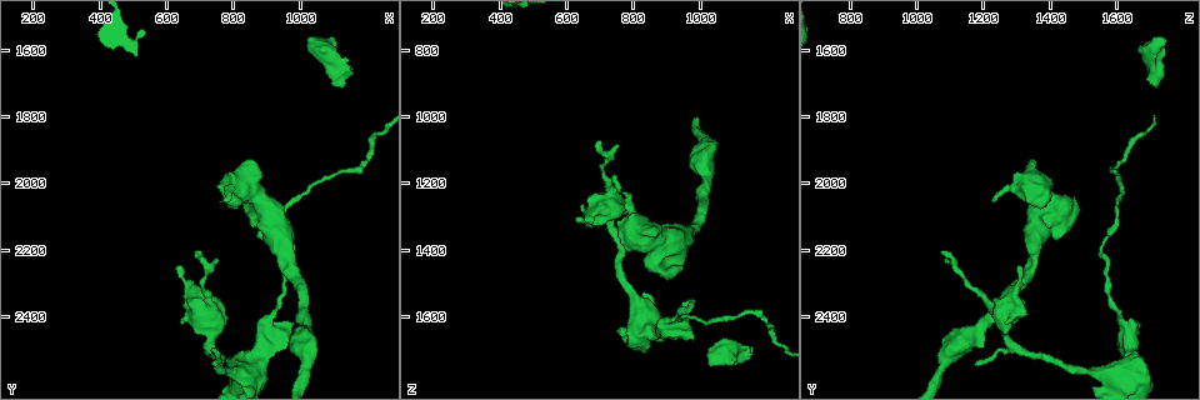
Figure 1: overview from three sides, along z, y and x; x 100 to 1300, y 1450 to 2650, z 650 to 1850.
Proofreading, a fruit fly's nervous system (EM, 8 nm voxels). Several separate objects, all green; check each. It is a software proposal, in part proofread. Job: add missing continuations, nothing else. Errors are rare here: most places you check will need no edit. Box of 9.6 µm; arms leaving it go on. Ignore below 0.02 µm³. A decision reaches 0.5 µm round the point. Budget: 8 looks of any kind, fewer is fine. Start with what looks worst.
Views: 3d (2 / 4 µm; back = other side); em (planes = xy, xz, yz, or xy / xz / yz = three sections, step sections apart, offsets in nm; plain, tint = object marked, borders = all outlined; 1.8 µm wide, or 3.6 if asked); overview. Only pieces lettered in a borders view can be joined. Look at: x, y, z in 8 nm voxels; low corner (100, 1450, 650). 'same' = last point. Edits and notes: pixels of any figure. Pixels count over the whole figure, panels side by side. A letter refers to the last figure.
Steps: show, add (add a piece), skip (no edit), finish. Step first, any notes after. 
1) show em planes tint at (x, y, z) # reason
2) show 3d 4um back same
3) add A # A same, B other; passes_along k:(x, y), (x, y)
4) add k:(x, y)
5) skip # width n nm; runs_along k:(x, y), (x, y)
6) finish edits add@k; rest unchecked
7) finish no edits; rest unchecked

show em planes tint at (1030, 1570, 1760) # an open end

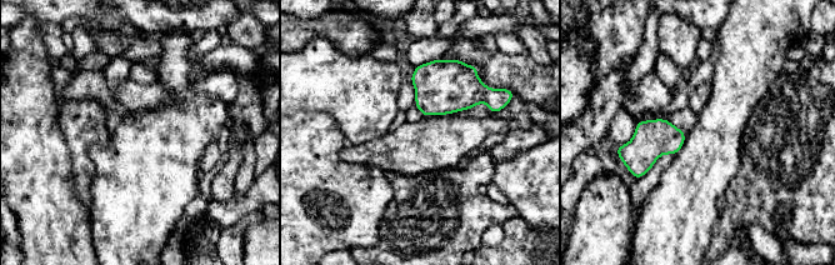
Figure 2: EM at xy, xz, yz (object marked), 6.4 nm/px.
show em planes borders same # what lies round it

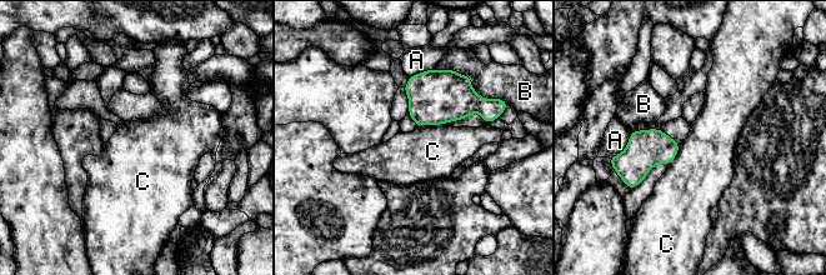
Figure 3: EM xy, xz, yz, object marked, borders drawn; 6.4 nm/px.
skip # A other, B other, C other; border 3:(445, 123), (424, 124), (417, 128); no lettered piece goes on from it

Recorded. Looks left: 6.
show em yz step 8 borders at (960, 2490, 1600) # branch stops here

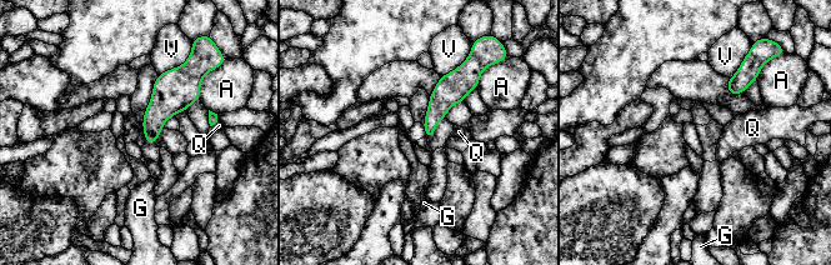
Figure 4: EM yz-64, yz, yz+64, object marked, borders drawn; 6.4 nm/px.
show em planes borders same # cut it another way

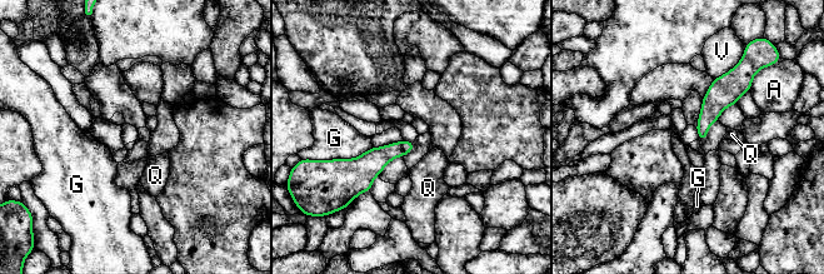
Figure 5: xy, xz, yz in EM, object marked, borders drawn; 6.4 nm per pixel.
skip # A other, G other, Q other, V other; border 5:(373, 147), (353, 158), (328, 160); none of them fits

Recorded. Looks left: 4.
show em xy step 4 plain at (690, 2200, 1080) # branch stops here

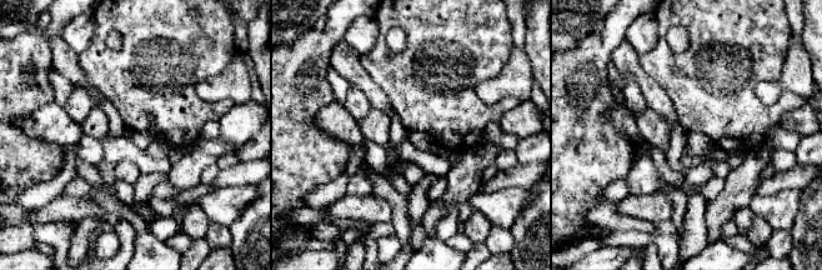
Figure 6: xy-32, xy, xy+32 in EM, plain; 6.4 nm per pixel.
show em xy step 4 borders same # what lies round it

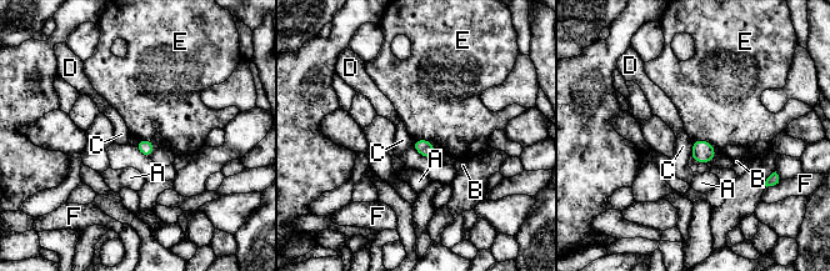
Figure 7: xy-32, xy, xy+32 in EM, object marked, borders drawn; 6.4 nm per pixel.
skip # A other, B other, C other, D other, E other, F other; border 7:(693, 139), (705, 139), (716, 152); none of them fits

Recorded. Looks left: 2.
show em planes tint at (1180, 1960, 1600) # abrupt turn

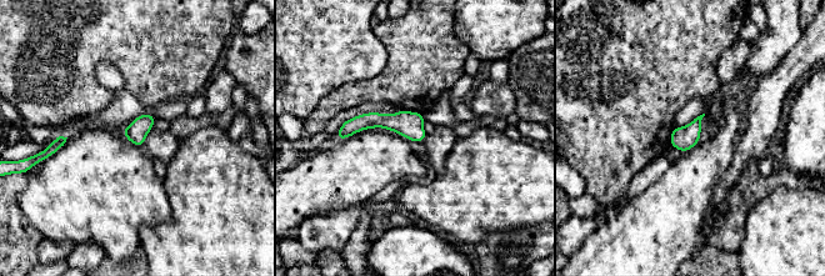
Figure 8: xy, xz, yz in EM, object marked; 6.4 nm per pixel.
show em planes borders same

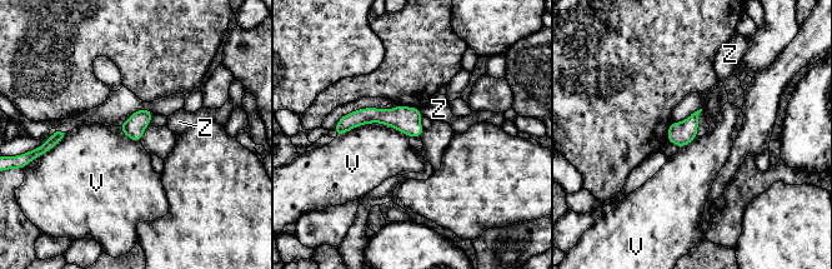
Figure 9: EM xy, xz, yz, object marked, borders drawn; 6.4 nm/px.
skip # width 140 nm; V other, Z other; runs_along 9:(417, 111), (359, 116), (337, 129); none of them fits

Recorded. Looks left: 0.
finish no edits; rest unchecked

